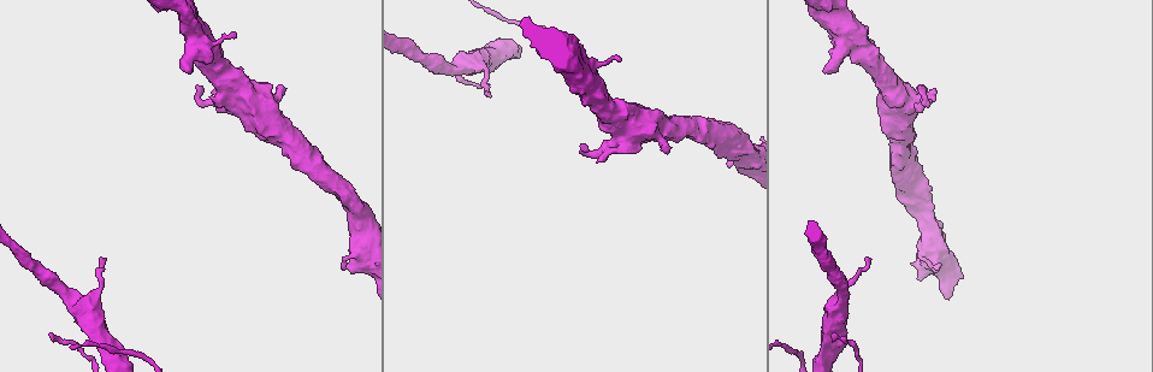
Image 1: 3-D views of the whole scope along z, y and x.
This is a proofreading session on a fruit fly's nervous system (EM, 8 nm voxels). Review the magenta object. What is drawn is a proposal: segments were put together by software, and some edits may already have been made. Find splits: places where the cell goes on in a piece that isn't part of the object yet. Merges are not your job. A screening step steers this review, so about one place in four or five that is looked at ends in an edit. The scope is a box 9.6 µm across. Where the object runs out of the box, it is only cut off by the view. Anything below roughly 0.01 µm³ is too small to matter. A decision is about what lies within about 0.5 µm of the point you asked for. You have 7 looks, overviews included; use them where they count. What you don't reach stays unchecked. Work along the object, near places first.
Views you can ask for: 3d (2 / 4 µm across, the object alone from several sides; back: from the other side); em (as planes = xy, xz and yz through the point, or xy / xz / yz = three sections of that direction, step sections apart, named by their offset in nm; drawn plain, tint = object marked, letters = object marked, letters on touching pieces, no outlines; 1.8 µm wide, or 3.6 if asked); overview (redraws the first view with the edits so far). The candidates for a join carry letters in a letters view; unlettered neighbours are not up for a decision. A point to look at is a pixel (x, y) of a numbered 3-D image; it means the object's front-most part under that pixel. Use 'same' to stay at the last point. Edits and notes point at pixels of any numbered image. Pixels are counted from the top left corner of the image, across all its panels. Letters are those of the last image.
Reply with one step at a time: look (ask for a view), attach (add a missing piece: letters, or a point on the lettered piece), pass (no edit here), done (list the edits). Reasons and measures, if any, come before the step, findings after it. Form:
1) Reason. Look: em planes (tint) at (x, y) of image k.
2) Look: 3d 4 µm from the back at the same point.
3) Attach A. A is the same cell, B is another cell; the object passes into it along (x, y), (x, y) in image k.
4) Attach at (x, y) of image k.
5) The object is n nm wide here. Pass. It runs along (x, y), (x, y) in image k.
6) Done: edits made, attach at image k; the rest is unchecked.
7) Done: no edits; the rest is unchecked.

Thick turns thin. Look: 3d 4 µm at (279, 98) of image 1.

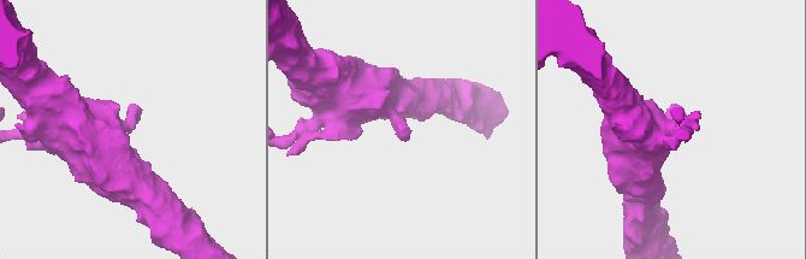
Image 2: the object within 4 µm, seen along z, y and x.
Shape alone is not enough. Look: em 3.6 µm planes (tint) at (396, 123) of image 2.

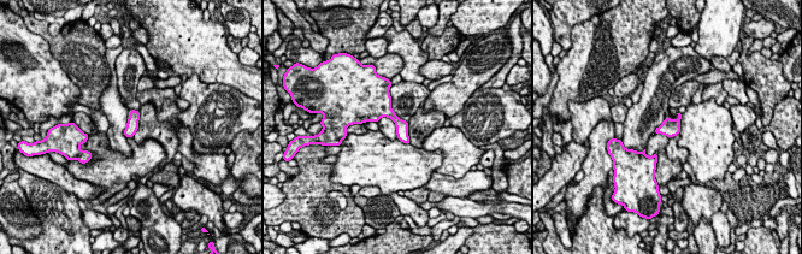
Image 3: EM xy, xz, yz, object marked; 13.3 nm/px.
See the neighbours. Look: em 3.6 µm planes (letters) at the same point.

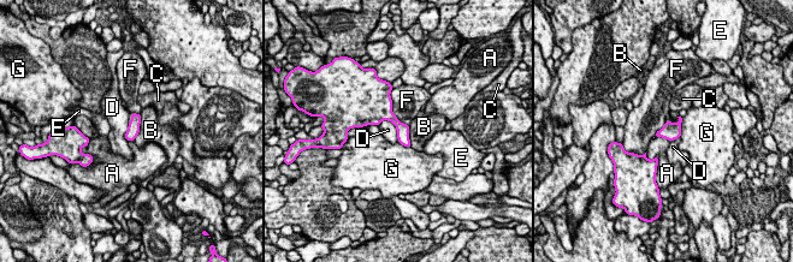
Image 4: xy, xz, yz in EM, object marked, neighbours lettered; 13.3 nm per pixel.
The longest contact is with F, 550 nm. Pass. A, B, C, D, E, F and G are other cells; none of them fits.

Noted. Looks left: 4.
Thin end. Look: em planes (tint) at (617, 62) of image 1.

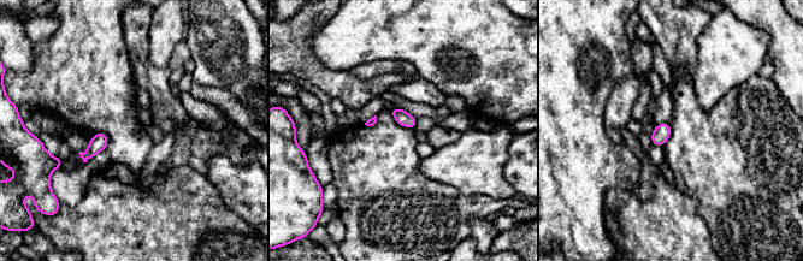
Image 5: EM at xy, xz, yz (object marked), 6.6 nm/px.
Look: em planes (letters) at the same point.

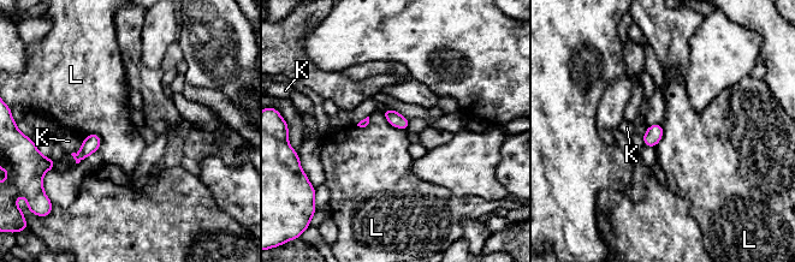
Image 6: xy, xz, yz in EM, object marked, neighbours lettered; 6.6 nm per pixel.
The object is 100 nm wide here; the longest contact is with L, 140 nm. Pass. K and L are other cells; none of them fits.

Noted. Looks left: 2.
Branch stops here. Look: em planes (letters) at (343, 262) of image 1.

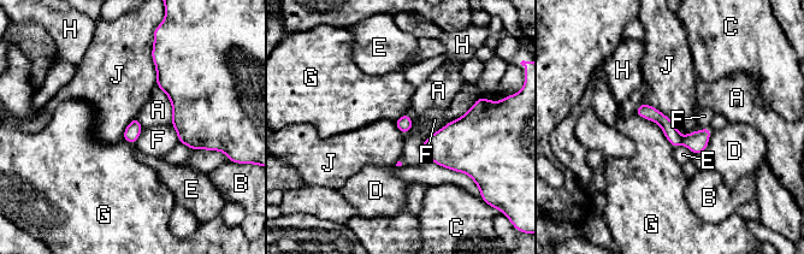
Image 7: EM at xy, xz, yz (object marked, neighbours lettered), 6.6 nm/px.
Pass. A, B, C, D, E, F, G, H and J are other cells; a border runs along (644, 102), (681, 135), (703, 129) in image 7; none of them fits.

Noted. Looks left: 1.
Done: no edits; the rest is unchecked.

